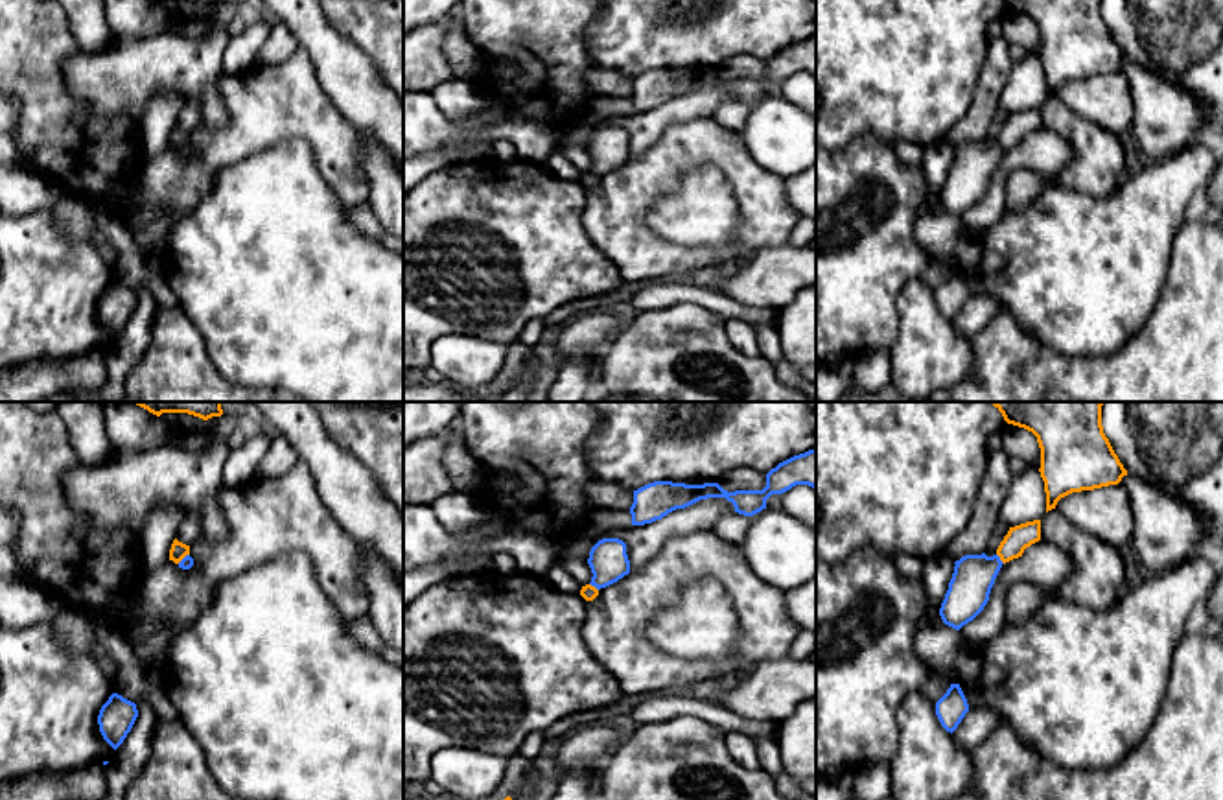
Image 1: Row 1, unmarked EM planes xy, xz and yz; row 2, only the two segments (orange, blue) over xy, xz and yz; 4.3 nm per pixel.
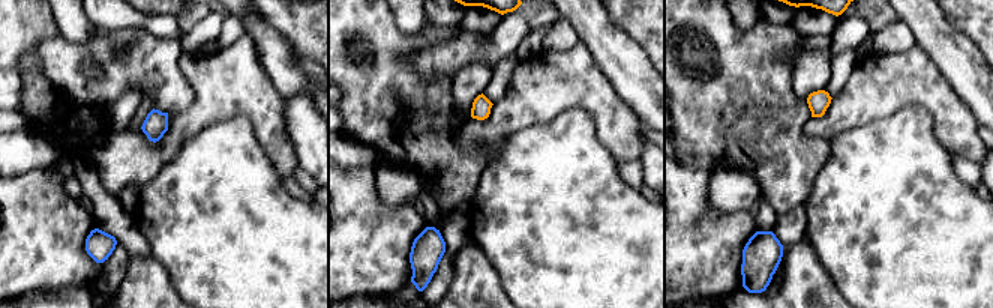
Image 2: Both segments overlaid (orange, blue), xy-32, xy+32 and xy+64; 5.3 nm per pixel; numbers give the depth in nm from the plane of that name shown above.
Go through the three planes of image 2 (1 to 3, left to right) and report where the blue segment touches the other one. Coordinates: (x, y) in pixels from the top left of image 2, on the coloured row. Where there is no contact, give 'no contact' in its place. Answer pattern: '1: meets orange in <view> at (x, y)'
1: no contact
2: no contact
3: no contact

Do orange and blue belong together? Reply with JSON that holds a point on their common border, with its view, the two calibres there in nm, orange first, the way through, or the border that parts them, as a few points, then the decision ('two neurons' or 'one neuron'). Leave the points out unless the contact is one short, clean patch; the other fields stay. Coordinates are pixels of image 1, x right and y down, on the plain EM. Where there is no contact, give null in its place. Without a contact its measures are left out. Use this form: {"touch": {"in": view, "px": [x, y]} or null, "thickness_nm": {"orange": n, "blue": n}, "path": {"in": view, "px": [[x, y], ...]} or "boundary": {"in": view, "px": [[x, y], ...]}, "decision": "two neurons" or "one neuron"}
{"touch": {"in": "yz", "px": [1001, 146]}, "thickness_nm": {"orange": 110, "blue": 180}, "boundary": {"in": "yz", "px": [[997, 141], [1004, 150]]}, "decision": "two neurons"}

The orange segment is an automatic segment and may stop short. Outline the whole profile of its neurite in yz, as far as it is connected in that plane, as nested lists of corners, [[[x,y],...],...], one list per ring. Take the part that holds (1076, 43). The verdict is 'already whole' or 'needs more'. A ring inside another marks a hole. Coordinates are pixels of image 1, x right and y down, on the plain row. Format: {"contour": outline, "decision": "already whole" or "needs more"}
{"contour": [[[1002,0],[1037,24],[1046,100],[1072,79],[1118,72],[1127,57],[1103,20],[1101,0]]], "decision": "already whole"}

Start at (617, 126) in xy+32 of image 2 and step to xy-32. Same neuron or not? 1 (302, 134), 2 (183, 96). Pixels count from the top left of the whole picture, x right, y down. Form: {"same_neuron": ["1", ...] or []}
{"same_neuron": []}

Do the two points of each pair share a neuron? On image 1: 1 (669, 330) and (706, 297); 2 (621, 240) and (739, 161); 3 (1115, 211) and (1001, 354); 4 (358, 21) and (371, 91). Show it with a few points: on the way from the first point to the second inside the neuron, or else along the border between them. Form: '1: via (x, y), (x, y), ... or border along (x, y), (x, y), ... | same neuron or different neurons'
1: border along (656, 308), (698, 303), (726, 319) | different neurons
2: via (628, 203), (678, 153), (702, 153) | same neuron
3: border along (999, 310), (1004, 310), (1024, 330), (1056, 352) | different neurons
4: border along (332, 23), (374, 65), (384, 80) | different neurons

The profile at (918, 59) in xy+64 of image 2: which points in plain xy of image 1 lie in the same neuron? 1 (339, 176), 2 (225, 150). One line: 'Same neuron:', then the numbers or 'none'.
Same neuron: 1, 2

